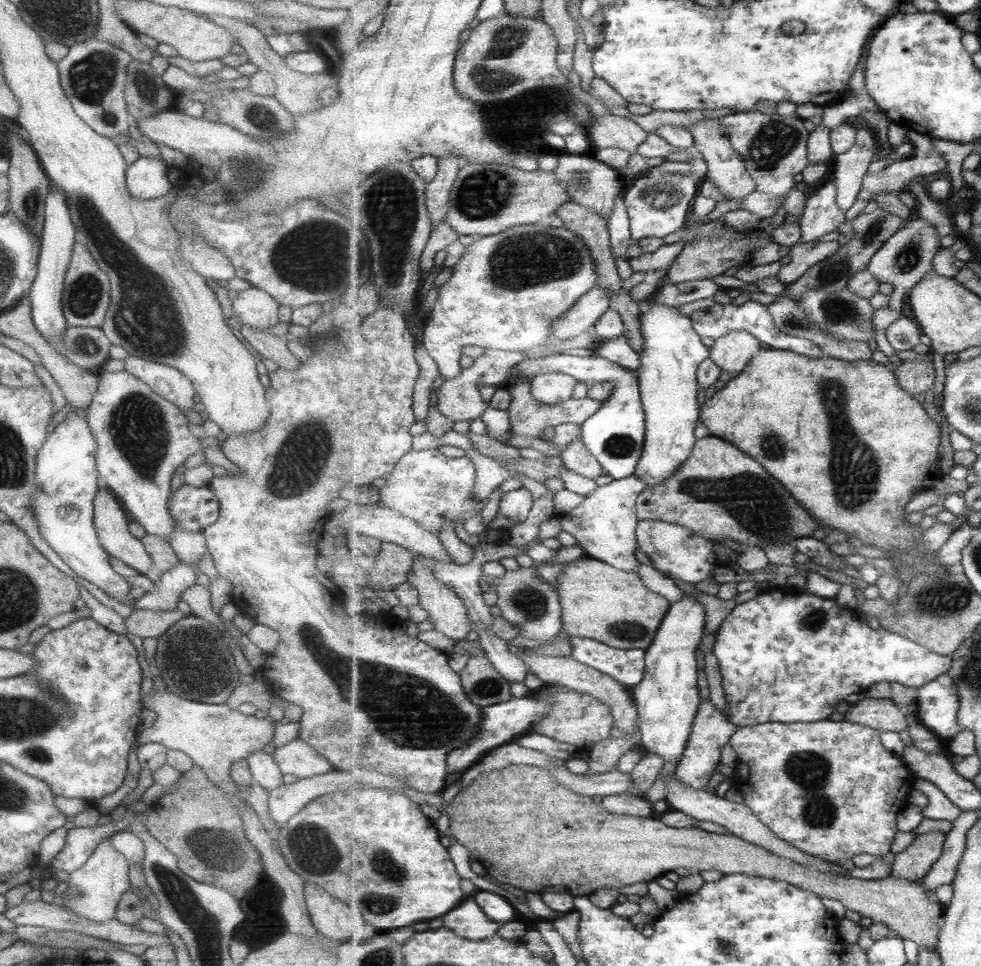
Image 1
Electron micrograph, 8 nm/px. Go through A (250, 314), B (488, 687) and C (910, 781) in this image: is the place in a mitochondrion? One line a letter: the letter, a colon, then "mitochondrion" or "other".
A: other
B: mitochondrion
C: other

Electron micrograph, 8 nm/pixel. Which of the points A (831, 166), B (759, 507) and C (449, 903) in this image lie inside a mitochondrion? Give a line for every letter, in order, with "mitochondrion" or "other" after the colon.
A: other
B: mitochondrion
C: other

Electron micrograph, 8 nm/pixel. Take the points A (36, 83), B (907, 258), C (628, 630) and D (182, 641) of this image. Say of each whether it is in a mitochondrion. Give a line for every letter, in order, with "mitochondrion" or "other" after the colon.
A: other
B: mitochondrion
C: mitochondrion
D: mitochondrion

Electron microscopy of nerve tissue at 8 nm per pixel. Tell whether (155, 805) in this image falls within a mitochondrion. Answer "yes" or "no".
no

